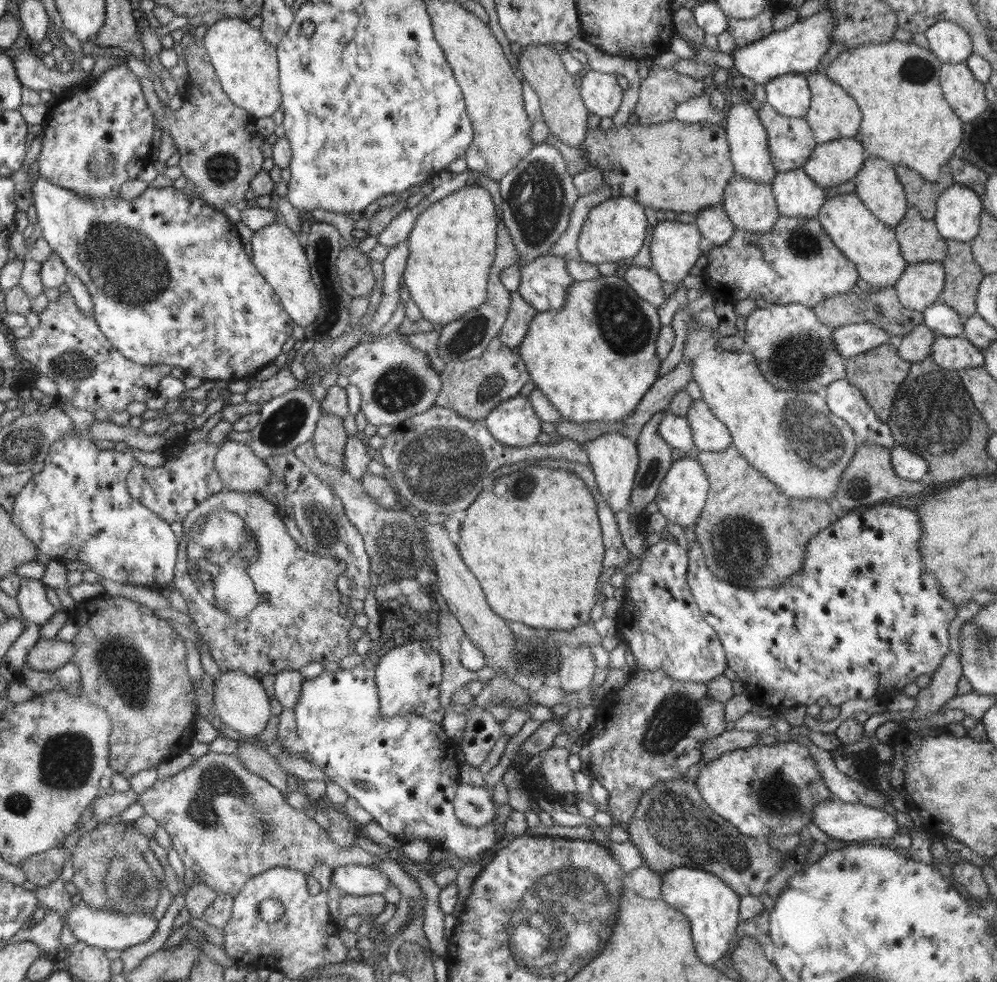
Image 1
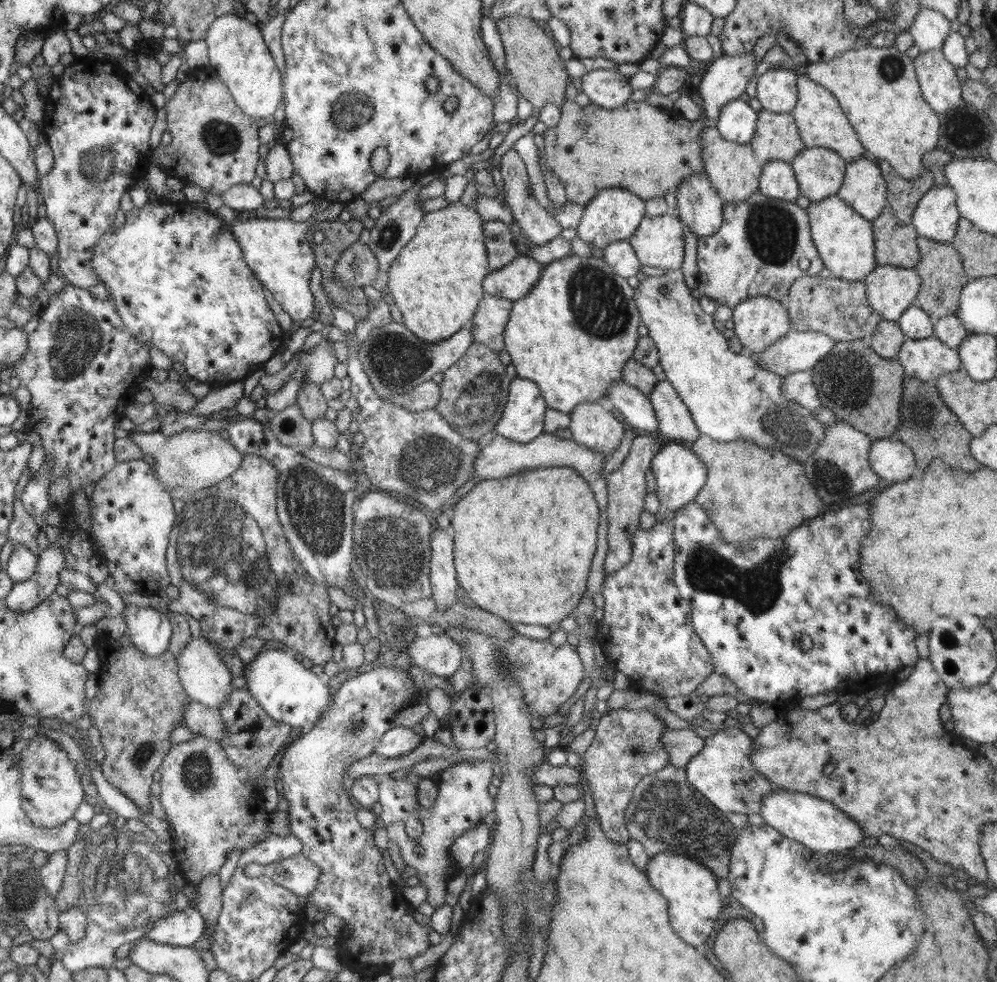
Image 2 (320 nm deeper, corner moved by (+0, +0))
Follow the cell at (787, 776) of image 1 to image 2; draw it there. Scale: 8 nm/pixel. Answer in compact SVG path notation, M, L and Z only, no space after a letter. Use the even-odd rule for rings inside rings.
M728 728L718 734L704 736L704 746L685 766L688 782L722 812L756 814L765 794L780 789L753 767L749 754L753 738L738 728Z

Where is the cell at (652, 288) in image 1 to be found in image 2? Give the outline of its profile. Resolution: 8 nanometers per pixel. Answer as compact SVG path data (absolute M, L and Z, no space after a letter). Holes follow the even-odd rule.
M628 240L609 242L603 248L602 256L612 266L612 270L625 279L636 276L643 266Z

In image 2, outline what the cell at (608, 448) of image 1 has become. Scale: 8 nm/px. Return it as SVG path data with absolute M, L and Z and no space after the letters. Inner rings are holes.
M597 401L577 404L569 415L568 431L578 444L604 456L618 448L625 432L624 424Z

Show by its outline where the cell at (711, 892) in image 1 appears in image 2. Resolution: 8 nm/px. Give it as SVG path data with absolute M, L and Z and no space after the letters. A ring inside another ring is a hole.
M667 852L655 854L648 861L644 873L650 884L668 901L668 916L673 931L694 948L704 945L723 909L724 894L718 890L715 874L689 856Z

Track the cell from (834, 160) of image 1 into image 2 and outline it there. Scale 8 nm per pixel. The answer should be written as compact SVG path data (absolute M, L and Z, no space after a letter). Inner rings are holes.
M821 147L805 148L791 162L801 194L812 202L838 192L846 165L837 152Z

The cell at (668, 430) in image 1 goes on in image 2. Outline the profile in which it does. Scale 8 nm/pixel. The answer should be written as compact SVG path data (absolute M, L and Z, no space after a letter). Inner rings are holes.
M614 381L609 384L605 396L635 430L658 432L658 421L648 395L624 381Z

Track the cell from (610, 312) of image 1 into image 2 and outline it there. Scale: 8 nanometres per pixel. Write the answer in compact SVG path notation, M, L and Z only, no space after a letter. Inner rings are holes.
M570 255L552 261L547 265L543 265L543 271L540 278L533 284L532 290L528 292L524 298L513 301L510 309L508 322L505 324L503 332L504 349L511 357L511 364L516 368L517 376L526 380L531 380L538 385L541 390L543 399L547 408L556 409L563 413L570 414L572 409L583 402L594 402L598 398L602 398L607 393L607 388L614 381L623 381L622 369L626 361L633 357L636 350L638 337L638 325L640 324L640 313L635 303L635 289L628 285L623 276L616 274L606 261L596 257L580 257L578 255Z

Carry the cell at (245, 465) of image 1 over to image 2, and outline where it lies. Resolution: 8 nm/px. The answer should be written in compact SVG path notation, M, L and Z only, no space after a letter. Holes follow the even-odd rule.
M184 429L174 436L166 434L164 430L140 433L130 431L128 437L144 454L150 454L154 458L152 467L155 477L168 491L183 486L186 490L198 494L222 482L240 468L244 455L230 440L220 437L216 432L204 429Z

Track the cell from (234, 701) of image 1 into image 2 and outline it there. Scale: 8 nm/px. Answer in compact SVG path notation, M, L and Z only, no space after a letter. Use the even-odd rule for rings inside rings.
M203 636L193 638L180 651L178 658L178 676L180 677L182 687L186 695L190 696L192 701L198 702L203 706L210 708L220 708L232 694L232 673L220 658L217 650L211 642L208 642Z

